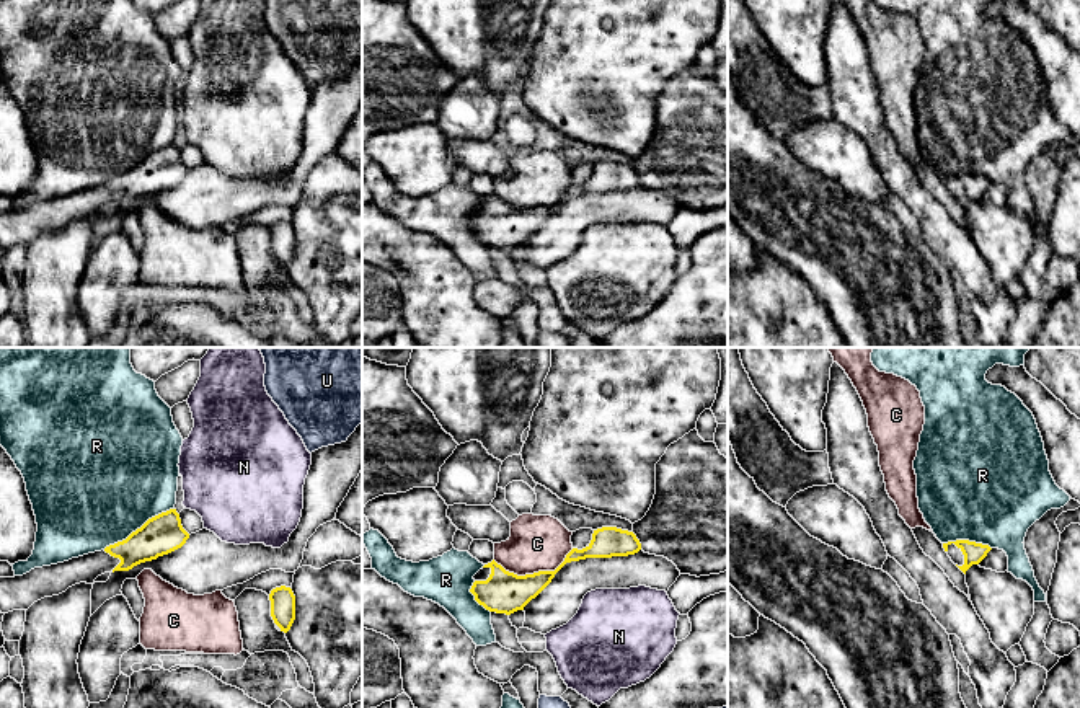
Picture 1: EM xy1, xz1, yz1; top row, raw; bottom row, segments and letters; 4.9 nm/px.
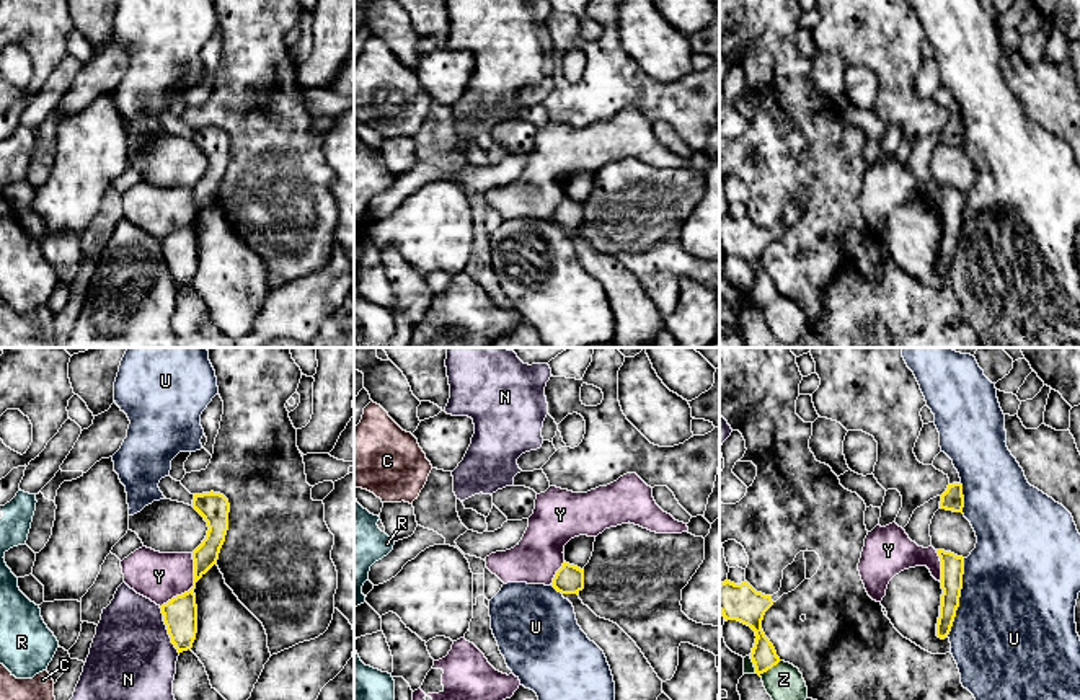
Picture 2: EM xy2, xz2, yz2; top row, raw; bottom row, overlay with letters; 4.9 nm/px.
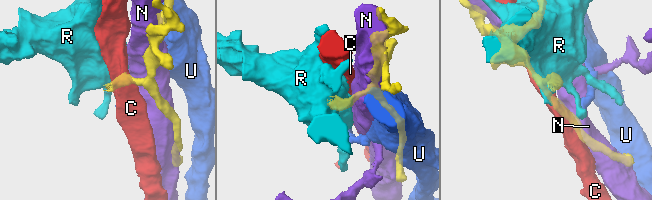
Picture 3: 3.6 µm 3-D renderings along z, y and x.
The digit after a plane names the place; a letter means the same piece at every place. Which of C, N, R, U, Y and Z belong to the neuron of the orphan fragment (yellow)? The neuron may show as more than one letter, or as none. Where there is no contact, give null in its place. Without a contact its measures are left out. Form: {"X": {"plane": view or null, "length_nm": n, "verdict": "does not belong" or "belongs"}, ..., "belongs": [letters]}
{"C": {"plane": "xz1", "length_nm": 400, "verdict": "does not belong"}, "N": {"plane": "xy2", "length_nm": 260, "verdict": "does not belong"}, "R": {"plane": "xy1", "length_nm": 400, "verdict": "does not belong"}, "U": {"plane": "yz2", "length_nm": 400, "verdict": "does not belong"}, "Y": {"plane": "xy2", "length_nm": 320, "verdict": "does not belong"}, "Z": {"plane": "yz2", "length_nm": 130, "verdict": "does not belong"}, "belongs": []}

